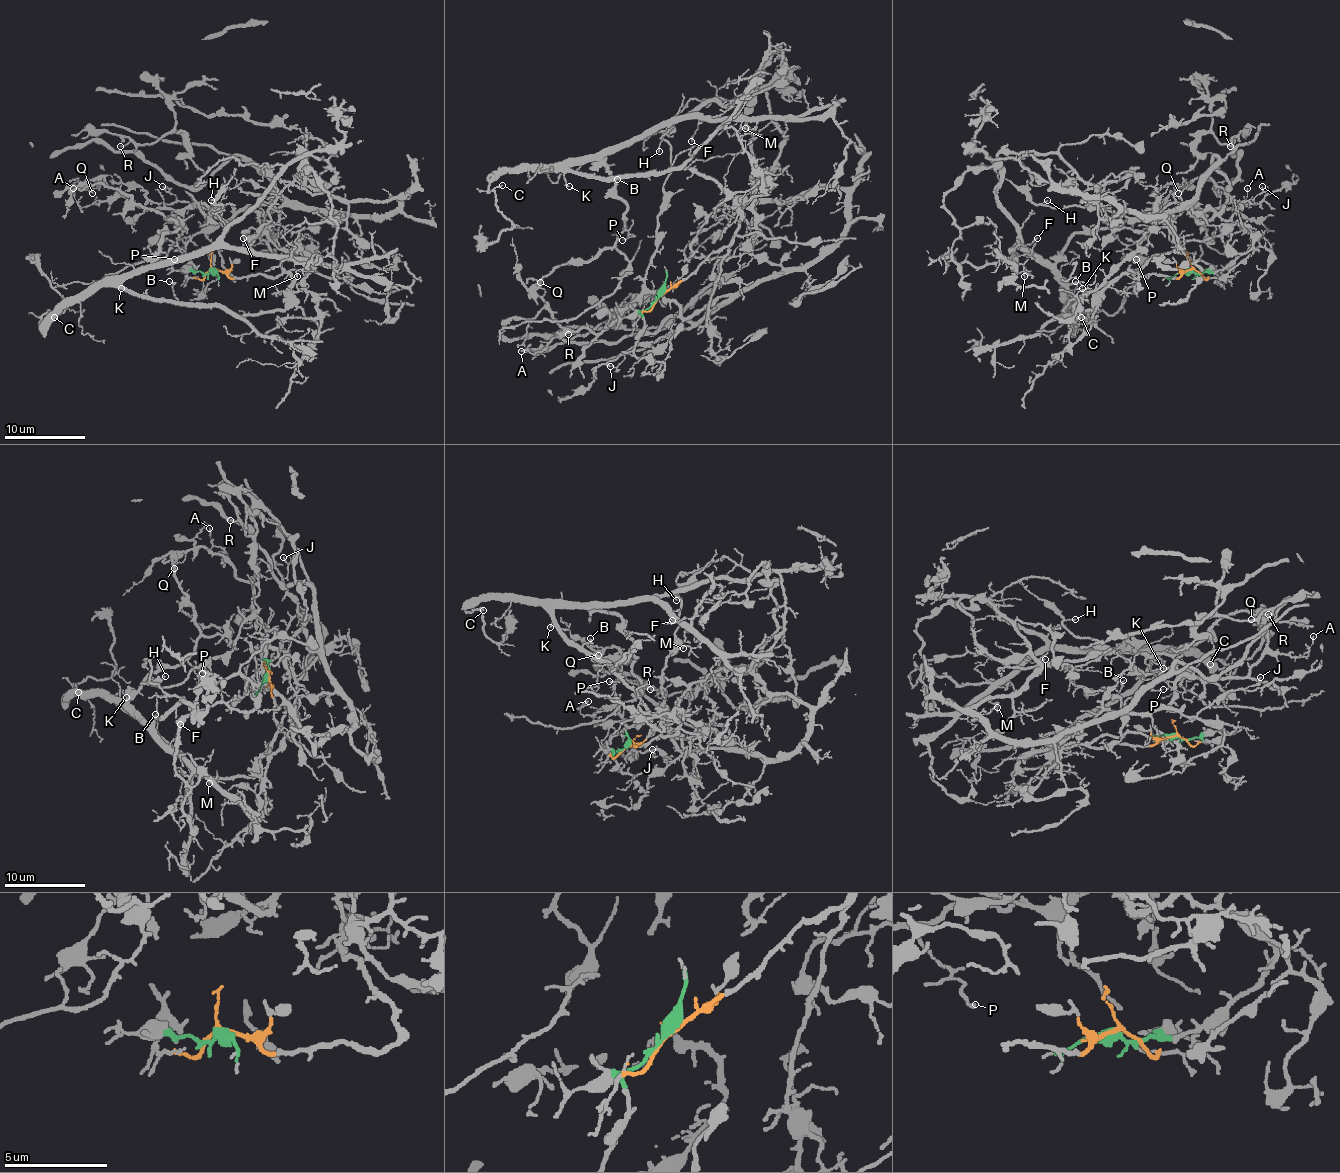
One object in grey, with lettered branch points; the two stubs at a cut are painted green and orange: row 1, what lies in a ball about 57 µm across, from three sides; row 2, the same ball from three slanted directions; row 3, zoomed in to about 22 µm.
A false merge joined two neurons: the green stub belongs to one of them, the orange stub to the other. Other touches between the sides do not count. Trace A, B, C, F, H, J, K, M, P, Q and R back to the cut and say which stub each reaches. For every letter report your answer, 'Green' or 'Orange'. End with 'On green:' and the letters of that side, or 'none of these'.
A: Green
B: Orange
C: Orange
F: Orange
H: Green
J: Green
K: Orange
M: Orange
P: Orange
Q: Green
R: Green
On green: A, H, J, Q, R

